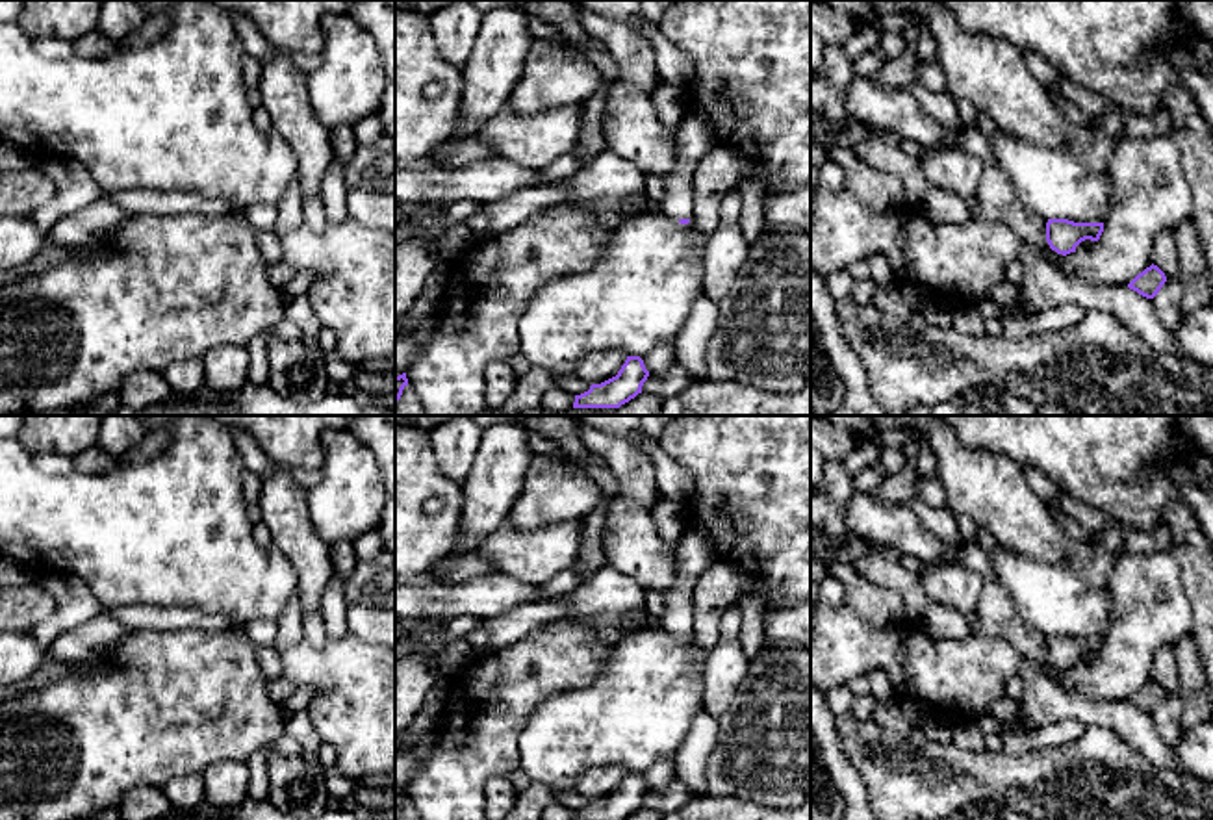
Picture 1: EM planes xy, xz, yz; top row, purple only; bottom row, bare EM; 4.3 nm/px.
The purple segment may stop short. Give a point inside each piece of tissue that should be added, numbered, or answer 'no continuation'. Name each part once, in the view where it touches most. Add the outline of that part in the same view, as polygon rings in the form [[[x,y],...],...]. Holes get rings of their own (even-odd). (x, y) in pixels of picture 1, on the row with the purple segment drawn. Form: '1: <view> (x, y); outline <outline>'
1: xz (694, 136); outline [[[692,115],[677,124],[675,167],[664,174],[660,211],[673,219],[694,219],[694,173],[710,148],[714,141],[707,119]]]

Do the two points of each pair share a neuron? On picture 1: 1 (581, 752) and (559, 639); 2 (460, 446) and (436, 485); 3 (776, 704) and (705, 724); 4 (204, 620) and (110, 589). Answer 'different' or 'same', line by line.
1: different
2: different
3: different
4: different

